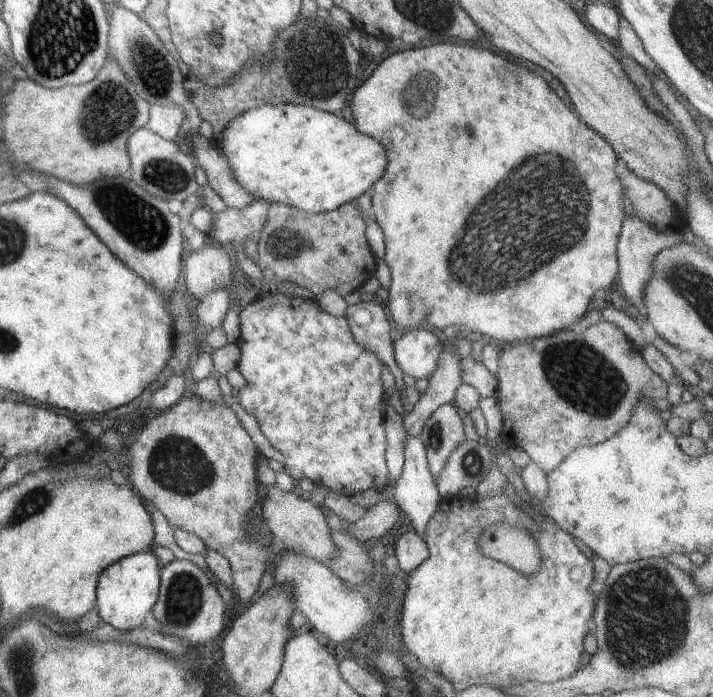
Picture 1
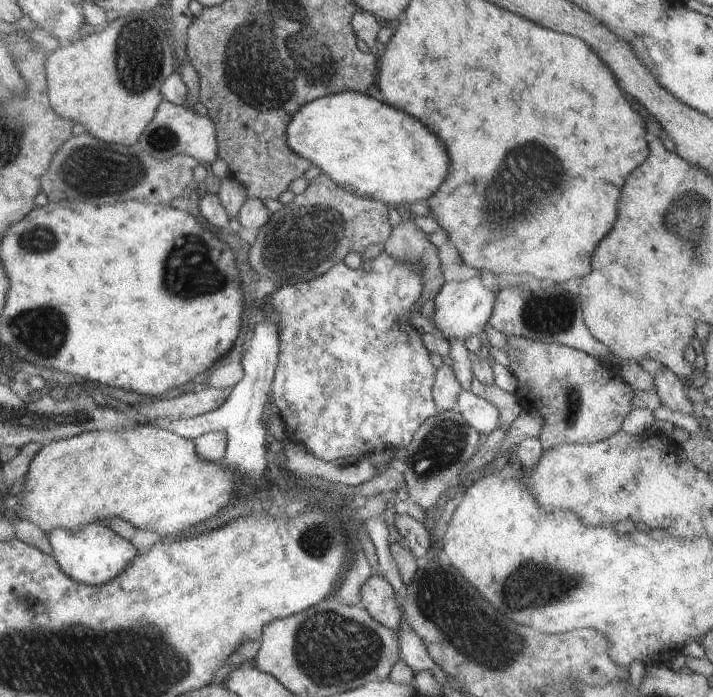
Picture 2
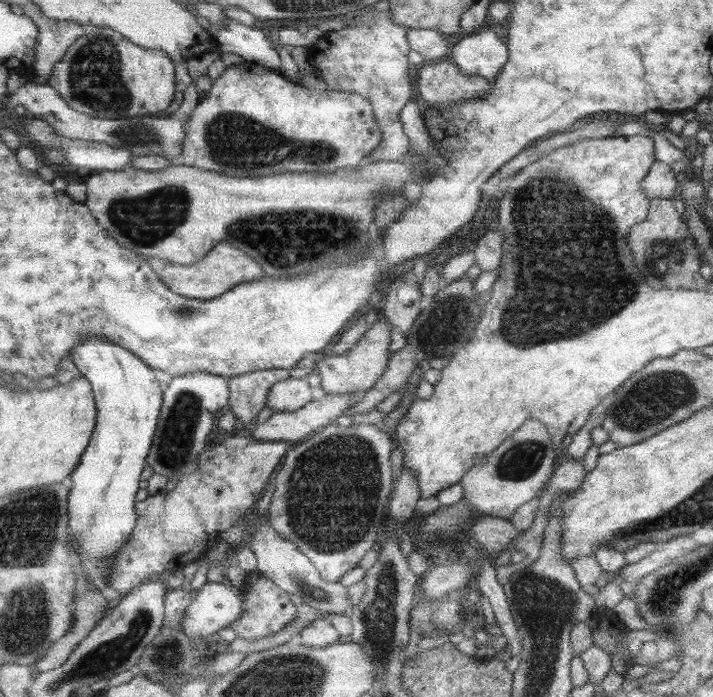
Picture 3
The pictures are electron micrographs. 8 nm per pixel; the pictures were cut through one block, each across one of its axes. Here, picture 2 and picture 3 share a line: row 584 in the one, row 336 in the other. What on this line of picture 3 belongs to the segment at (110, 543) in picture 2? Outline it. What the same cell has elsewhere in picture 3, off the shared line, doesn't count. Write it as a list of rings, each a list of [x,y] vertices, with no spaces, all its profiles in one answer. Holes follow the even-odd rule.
[[[89,334],[69,357],[84,378],[88,379],[96,403],[96,424],[86,450],[82,453],[77,467],[70,475],[73,482],[69,490],[67,512],[70,528],[70,544],[77,552],[80,578],[84,587],[94,587],[101,591],[108,586],[108,574],[112,568],[115,554],[124,548],[132,538],[136,526],[136,492],[140,490],[140,474],[146,466],[146,456],[150,452],[152,439],[156,432],[160,411],[164,403],[164,391],[156,380],[154,369],[150,368],[133,352],[105,340],[103,336]]]

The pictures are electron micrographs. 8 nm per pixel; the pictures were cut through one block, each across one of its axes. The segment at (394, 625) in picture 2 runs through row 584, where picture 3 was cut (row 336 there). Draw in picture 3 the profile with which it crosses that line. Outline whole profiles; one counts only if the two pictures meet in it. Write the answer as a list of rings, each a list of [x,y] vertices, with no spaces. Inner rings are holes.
[[[379,315],[377,322],[369,327],[348,352],[343,355],[324,356],[324,360],[318,362],[318,375],[321,378],[321,388],[326,394],[363,394],[372,388],[388,364],[390,331],[391,326],[387,318]]]

